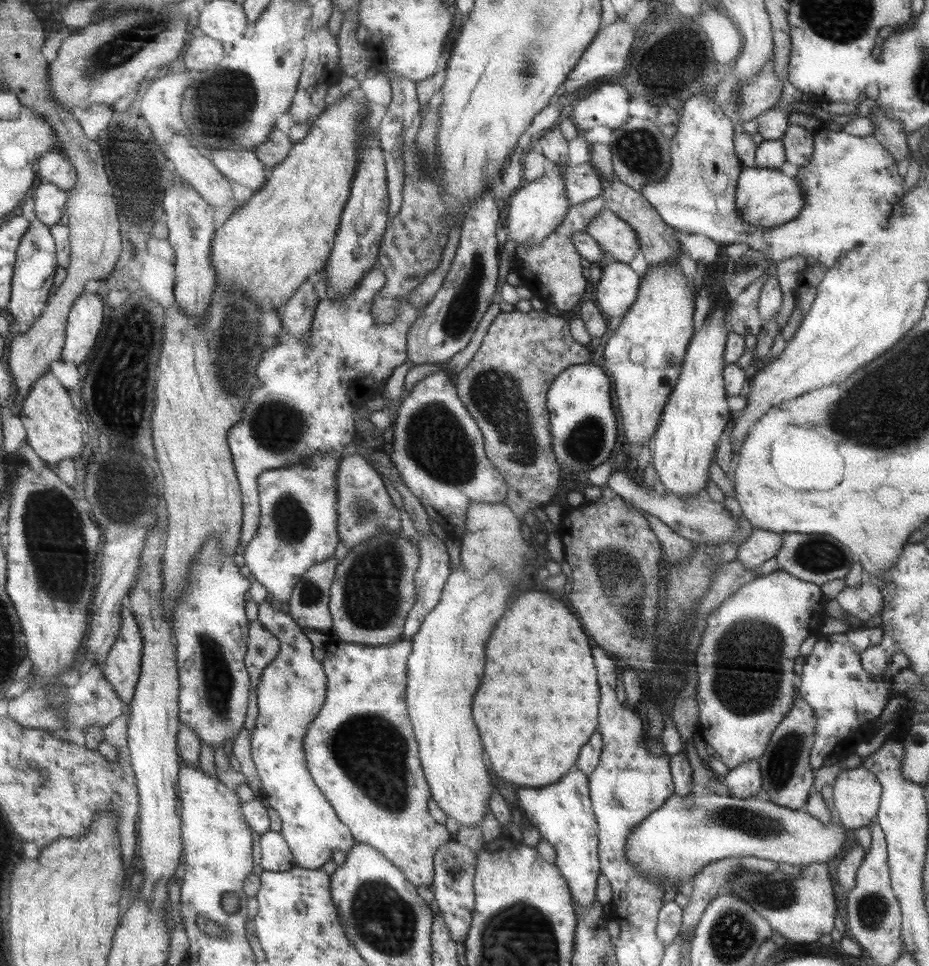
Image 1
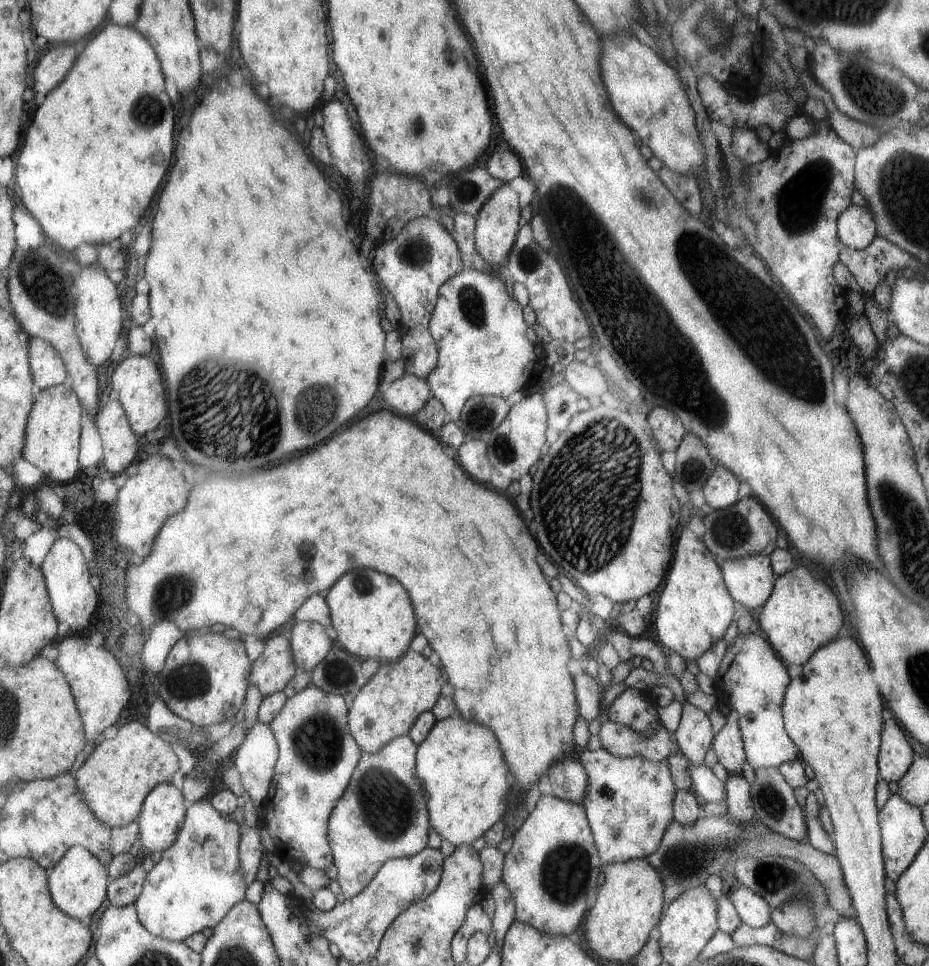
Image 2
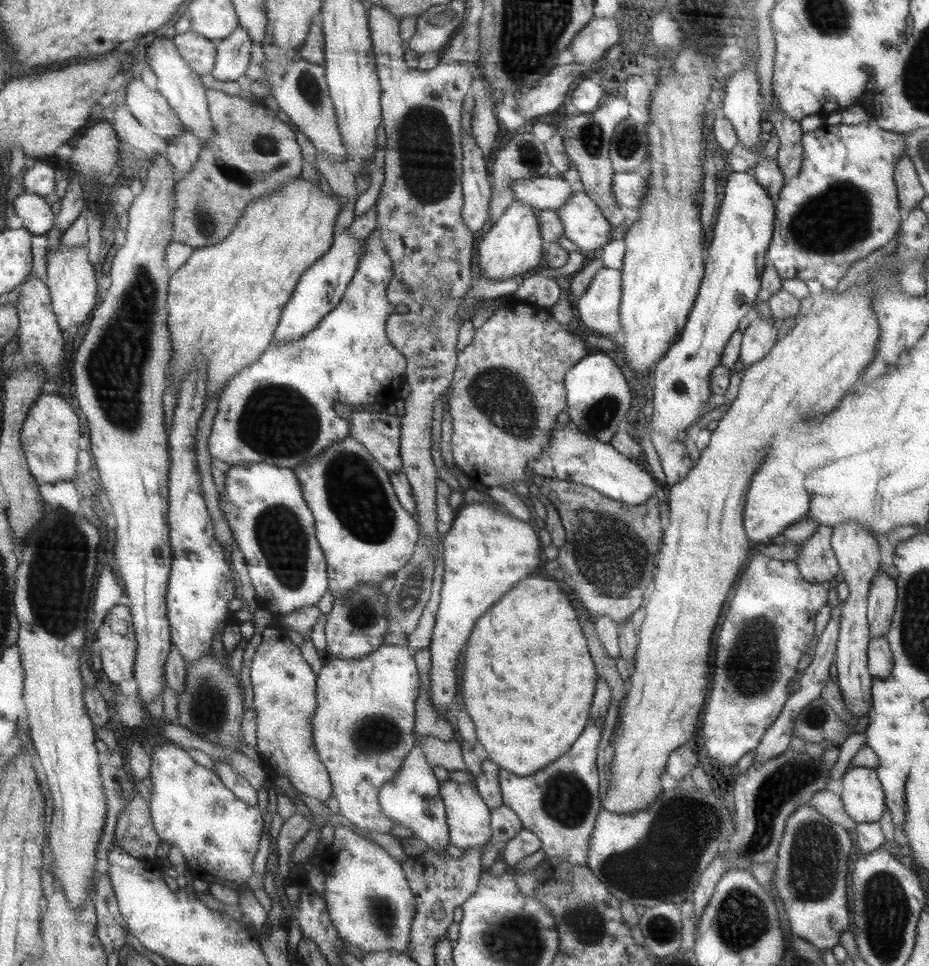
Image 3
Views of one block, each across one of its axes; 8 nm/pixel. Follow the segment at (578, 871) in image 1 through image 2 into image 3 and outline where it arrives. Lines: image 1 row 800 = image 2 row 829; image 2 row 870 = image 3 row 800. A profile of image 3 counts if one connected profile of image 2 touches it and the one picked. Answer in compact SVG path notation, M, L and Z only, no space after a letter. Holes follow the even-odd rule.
M597 722L587 724L583 736L571 748L567 756L549 764L533 776L519 776L511 770L501 770L501 788L505 806L511 806L521 818L523 828L535 832L543 842L547 856L569 860L573 864L585 864L591 856L591 840L595 840L595 828L601 814L601 780L597 768L599 744L603 740L603 728Z

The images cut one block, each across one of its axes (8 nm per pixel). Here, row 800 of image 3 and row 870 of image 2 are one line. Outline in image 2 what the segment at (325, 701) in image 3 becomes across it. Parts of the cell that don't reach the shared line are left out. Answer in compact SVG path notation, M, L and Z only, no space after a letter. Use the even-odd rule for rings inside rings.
M411 736L395 738L377 754L363 754L355 778L347 788L347 794L339 802L339 808L331 816L331 848L335 850L335 866L339 872L339 884L345 898L357 898L379 876L389 860L417 856L429 848L431 838L431 808L425 794L423 778L419 776L419 744Z

